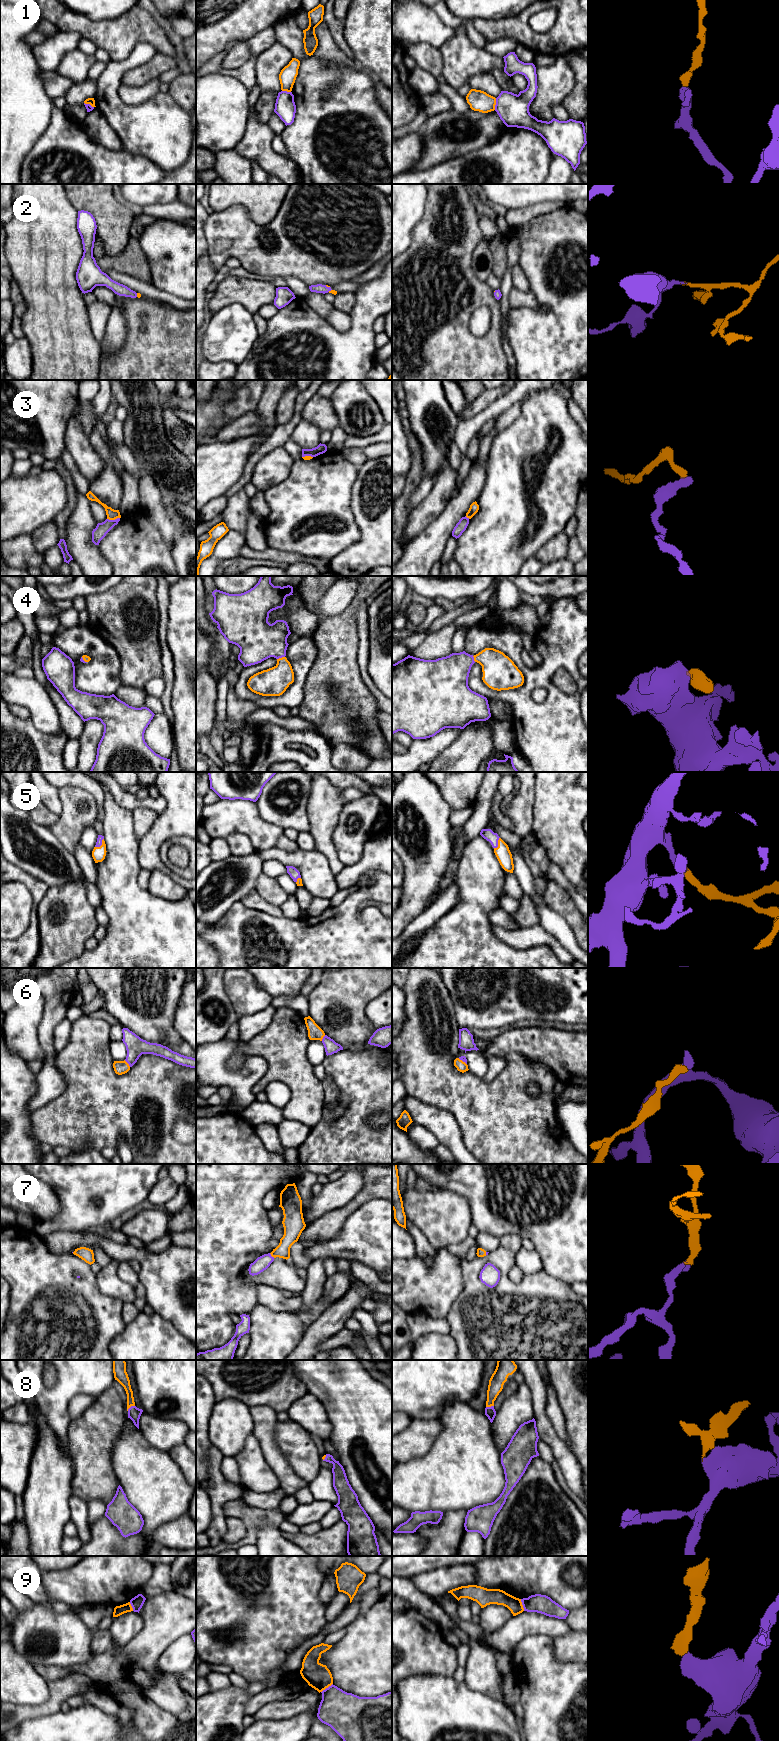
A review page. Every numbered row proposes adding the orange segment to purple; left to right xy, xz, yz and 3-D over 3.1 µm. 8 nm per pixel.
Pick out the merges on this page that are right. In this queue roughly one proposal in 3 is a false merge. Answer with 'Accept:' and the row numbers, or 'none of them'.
Accept: 2, 4, 5, 6, 7, 8

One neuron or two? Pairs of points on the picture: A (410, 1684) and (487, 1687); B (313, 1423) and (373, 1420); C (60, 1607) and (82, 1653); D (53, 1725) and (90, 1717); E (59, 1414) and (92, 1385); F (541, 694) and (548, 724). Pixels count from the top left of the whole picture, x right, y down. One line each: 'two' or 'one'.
A: two
B: two
C: two
D: one
E: one
F: two

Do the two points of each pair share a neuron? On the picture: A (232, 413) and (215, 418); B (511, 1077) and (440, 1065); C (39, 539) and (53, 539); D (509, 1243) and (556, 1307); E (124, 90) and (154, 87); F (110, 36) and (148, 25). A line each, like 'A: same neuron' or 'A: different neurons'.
A: different neurons
B: same neuron
C: same neuron
D: different neurons
E: same neuron
F: same neuron

